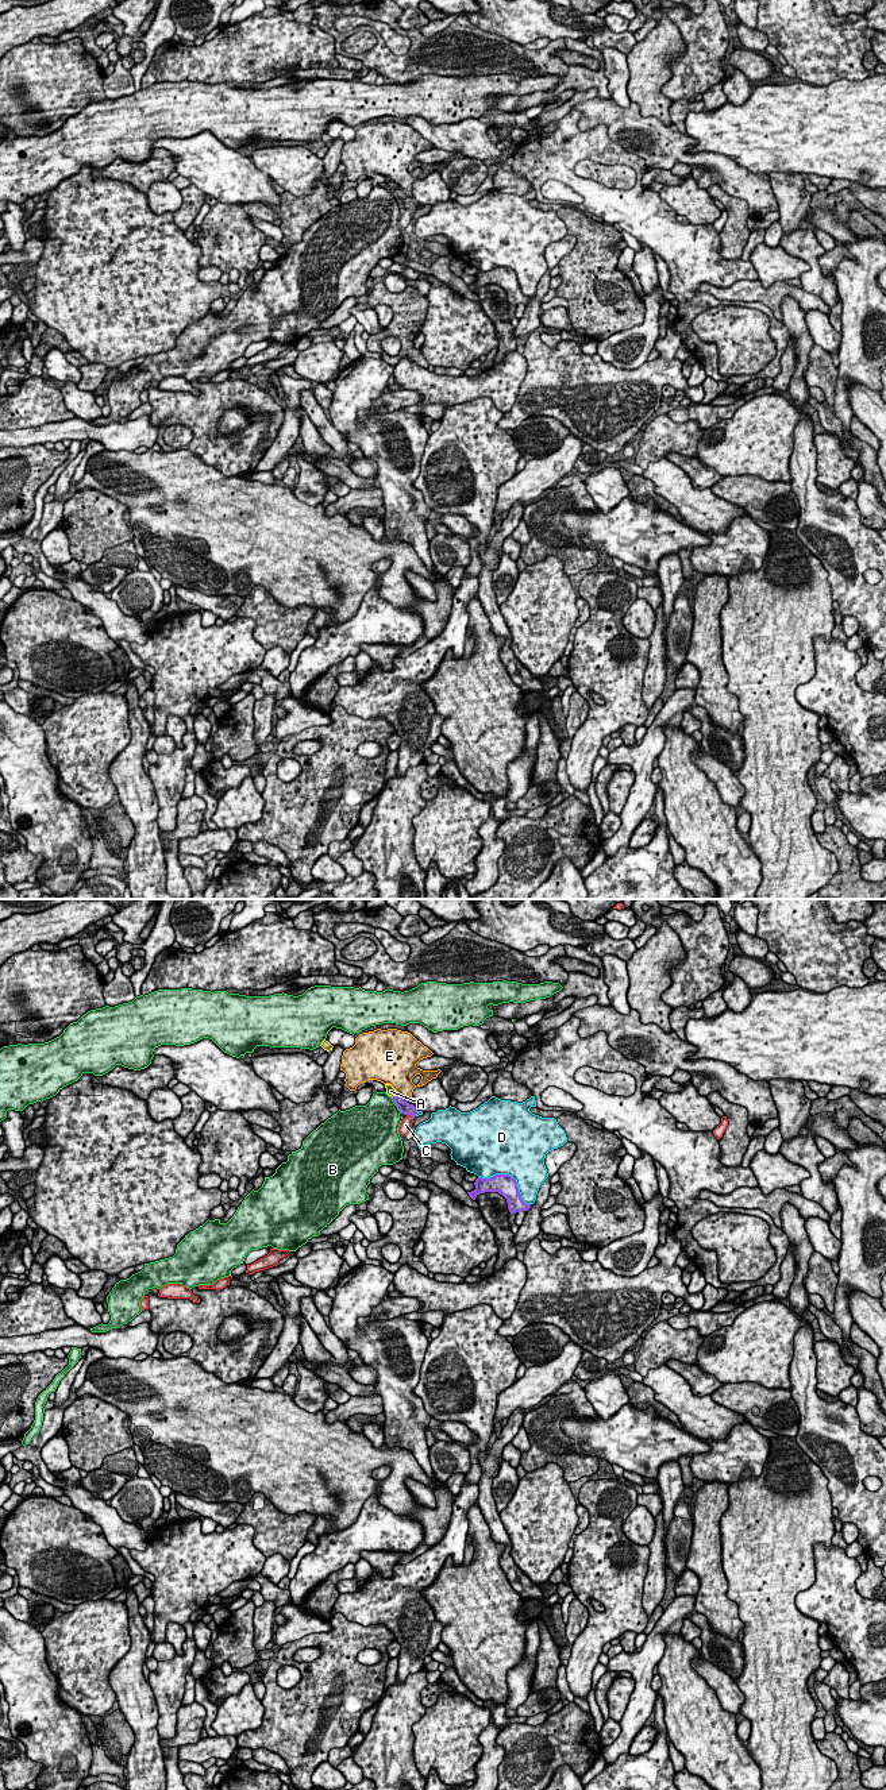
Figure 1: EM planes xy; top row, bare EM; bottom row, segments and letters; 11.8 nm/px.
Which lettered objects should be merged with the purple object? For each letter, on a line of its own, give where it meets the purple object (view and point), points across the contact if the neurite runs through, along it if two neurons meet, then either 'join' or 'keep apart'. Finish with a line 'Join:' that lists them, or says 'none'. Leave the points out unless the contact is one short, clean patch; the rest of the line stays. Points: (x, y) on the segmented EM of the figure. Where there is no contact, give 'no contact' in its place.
A: meets purple in xy at (395, 1096); border along xy (397, 1094), (392, 1098); keep apart
B: meets purple in xy at (396, 1104); border along xy (391, 1098), (401, 1113); keep apart
C: meets purple in xy at (409, 1114); border along xy (407, 1114), (412, 1118); keep apart
D: meets purple in xy at (511, 1176); keep apart
E: meets purple in xy at (401, 1096); border along xy (399, 1094), (403, 1098); keep apart
Join: none

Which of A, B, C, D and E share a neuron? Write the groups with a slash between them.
A / B / C / D / E

